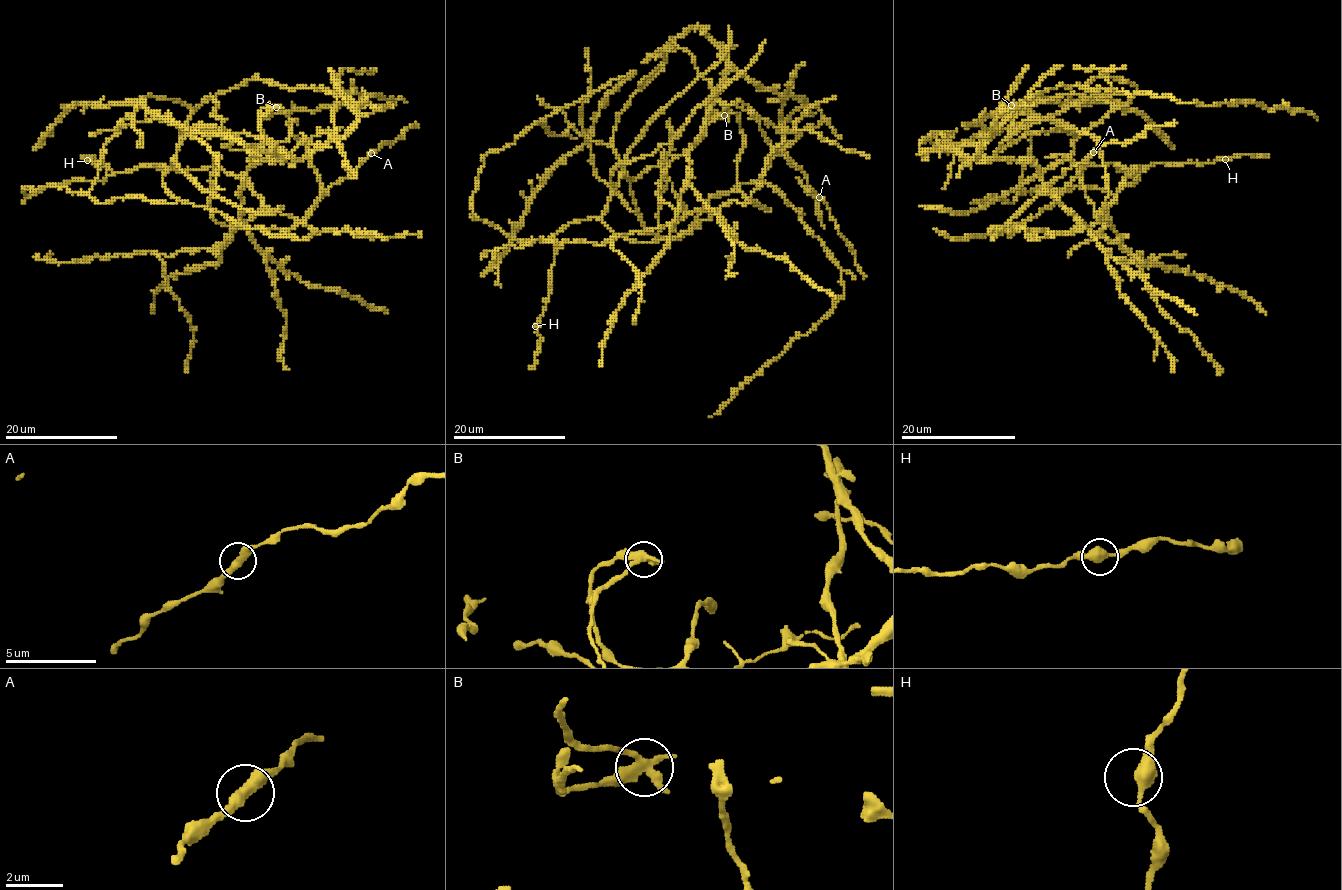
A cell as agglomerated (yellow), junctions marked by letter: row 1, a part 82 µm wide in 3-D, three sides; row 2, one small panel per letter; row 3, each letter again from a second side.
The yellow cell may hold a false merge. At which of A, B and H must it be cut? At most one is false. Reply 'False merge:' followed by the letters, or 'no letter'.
False merge: B

